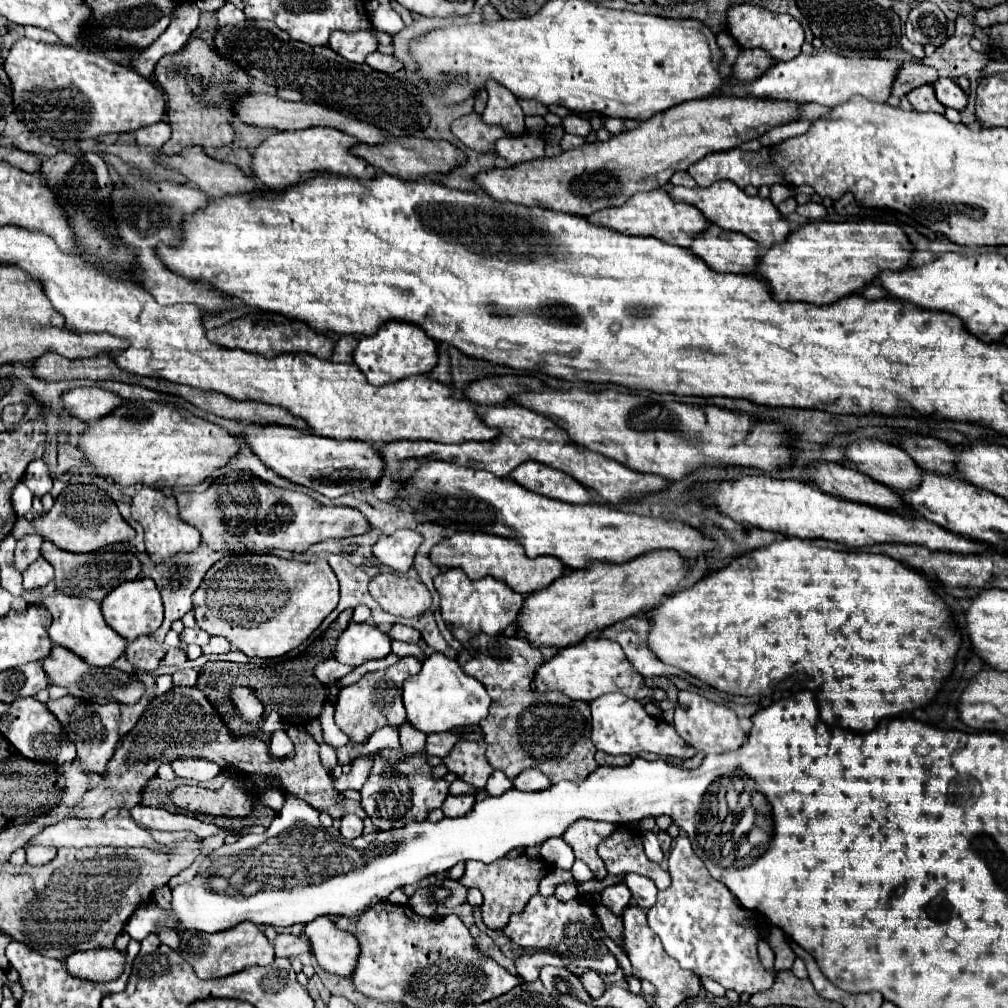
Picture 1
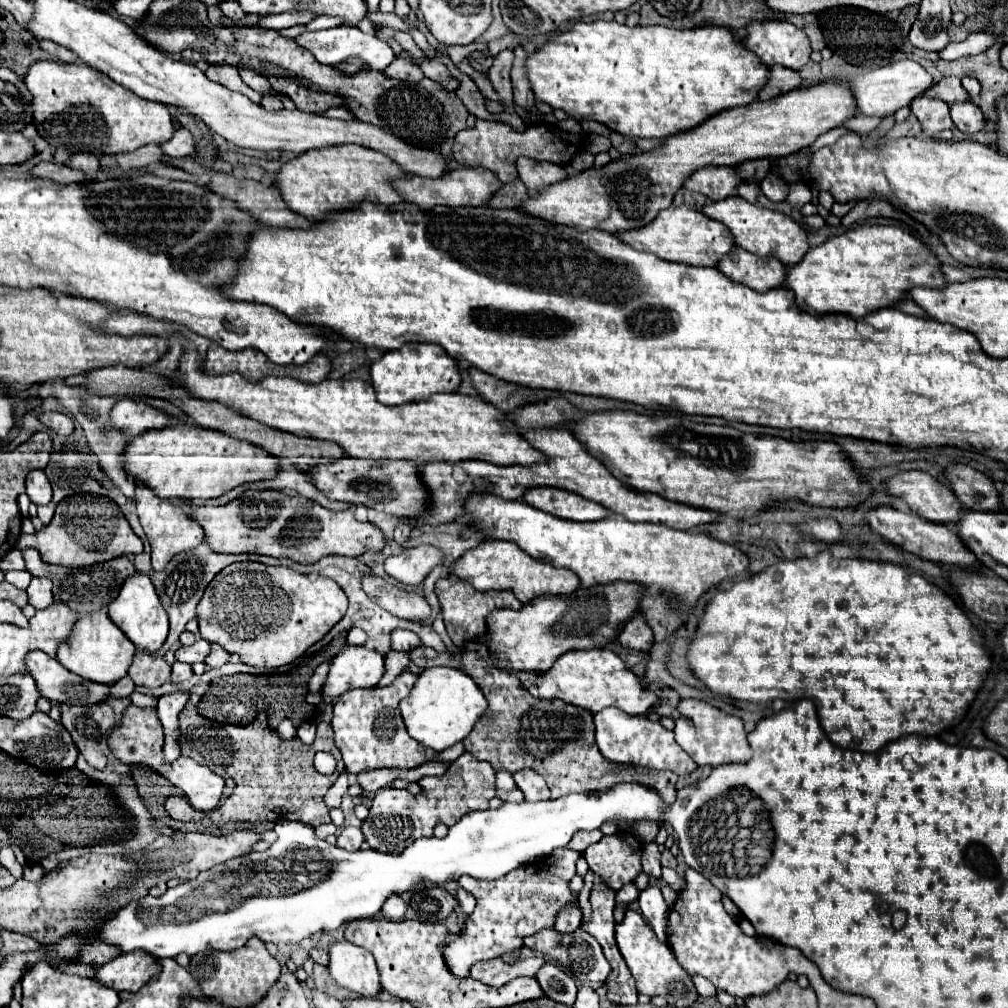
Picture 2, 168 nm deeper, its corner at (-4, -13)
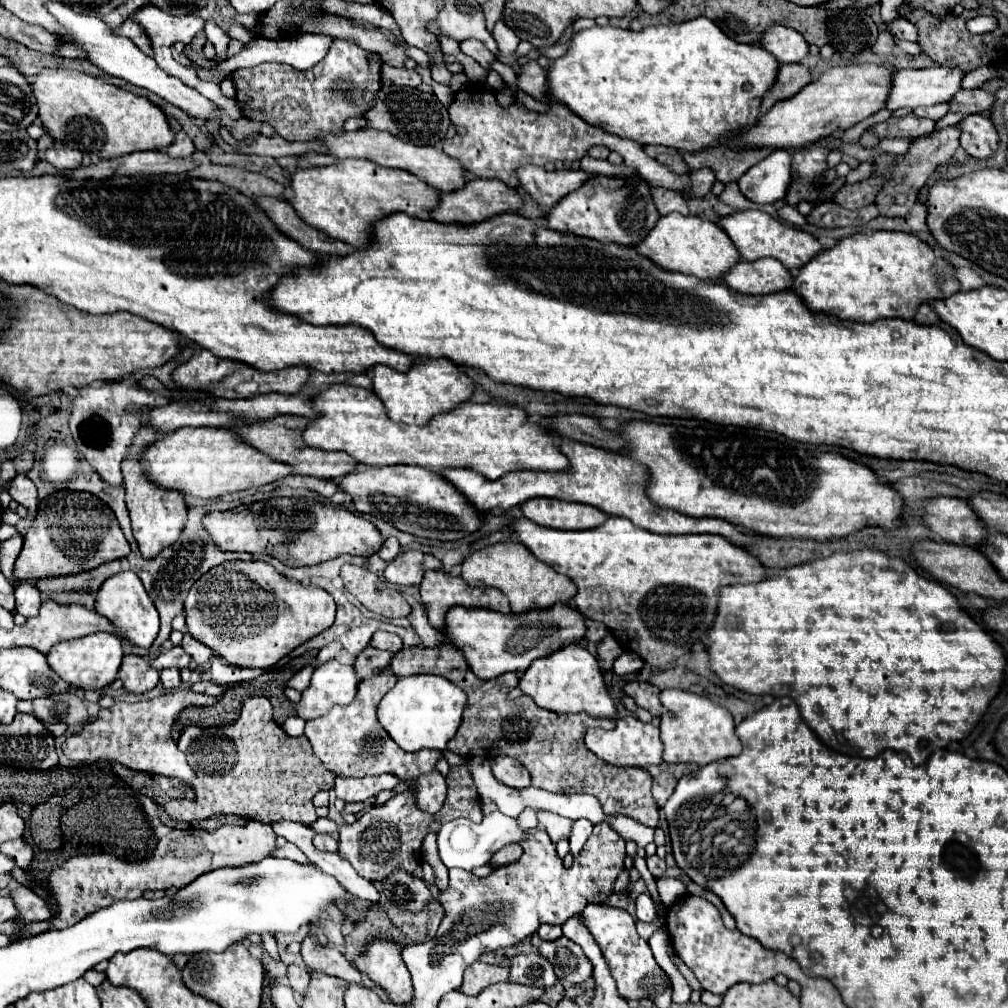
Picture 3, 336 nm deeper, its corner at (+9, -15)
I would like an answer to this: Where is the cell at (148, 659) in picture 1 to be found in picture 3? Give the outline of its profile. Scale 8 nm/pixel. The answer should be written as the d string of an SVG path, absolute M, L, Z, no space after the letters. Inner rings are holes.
M125 655L121 669L119 669L119 679L123 681L123 687L129 693L141 695L157 687L159 683L159 673L149 665L145 657L139 655Z

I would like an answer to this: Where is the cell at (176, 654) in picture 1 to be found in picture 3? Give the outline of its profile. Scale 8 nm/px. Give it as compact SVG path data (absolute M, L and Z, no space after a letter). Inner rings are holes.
M163 669L159 675L161 675L161 685L165 689L177 689L181 685L179 669Z

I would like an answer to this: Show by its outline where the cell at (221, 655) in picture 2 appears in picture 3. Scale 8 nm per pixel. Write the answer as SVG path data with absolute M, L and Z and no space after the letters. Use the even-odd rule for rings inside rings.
M185 633L183 641L181 641L181 647L191 655L191 659L197 663L197 665L205 665L211 661L213 657L213 651L209 647L205 647L201 641L193 639L189 633Z

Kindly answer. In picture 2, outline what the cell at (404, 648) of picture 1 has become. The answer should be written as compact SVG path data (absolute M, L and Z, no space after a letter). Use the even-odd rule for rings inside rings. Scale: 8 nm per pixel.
M390 651L390 653L386 653L386 673L384 673L384 677L380 679L380 687L386 687L386 685L390 685L402 671L404 671L404 667L408 665L408 653L398 653L398 651Z

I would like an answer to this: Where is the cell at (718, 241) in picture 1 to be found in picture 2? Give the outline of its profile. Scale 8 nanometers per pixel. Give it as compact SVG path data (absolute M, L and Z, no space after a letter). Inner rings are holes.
M738 247L738 255L736 249L726 253L716 267L728 279L742 283L754 291L768 291L780 287L784 283L784 273L786 273L784 263L780 263L776 257L762 259L740 247Z

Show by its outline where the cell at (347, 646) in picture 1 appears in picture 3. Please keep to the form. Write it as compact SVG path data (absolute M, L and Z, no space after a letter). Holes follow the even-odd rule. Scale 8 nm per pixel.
M337 659L327 661L315 669L311 685L301 693L295 711L305 721L317 719L335 705L349 705L355 697L359 677L355 675L353 665L339 663Z

